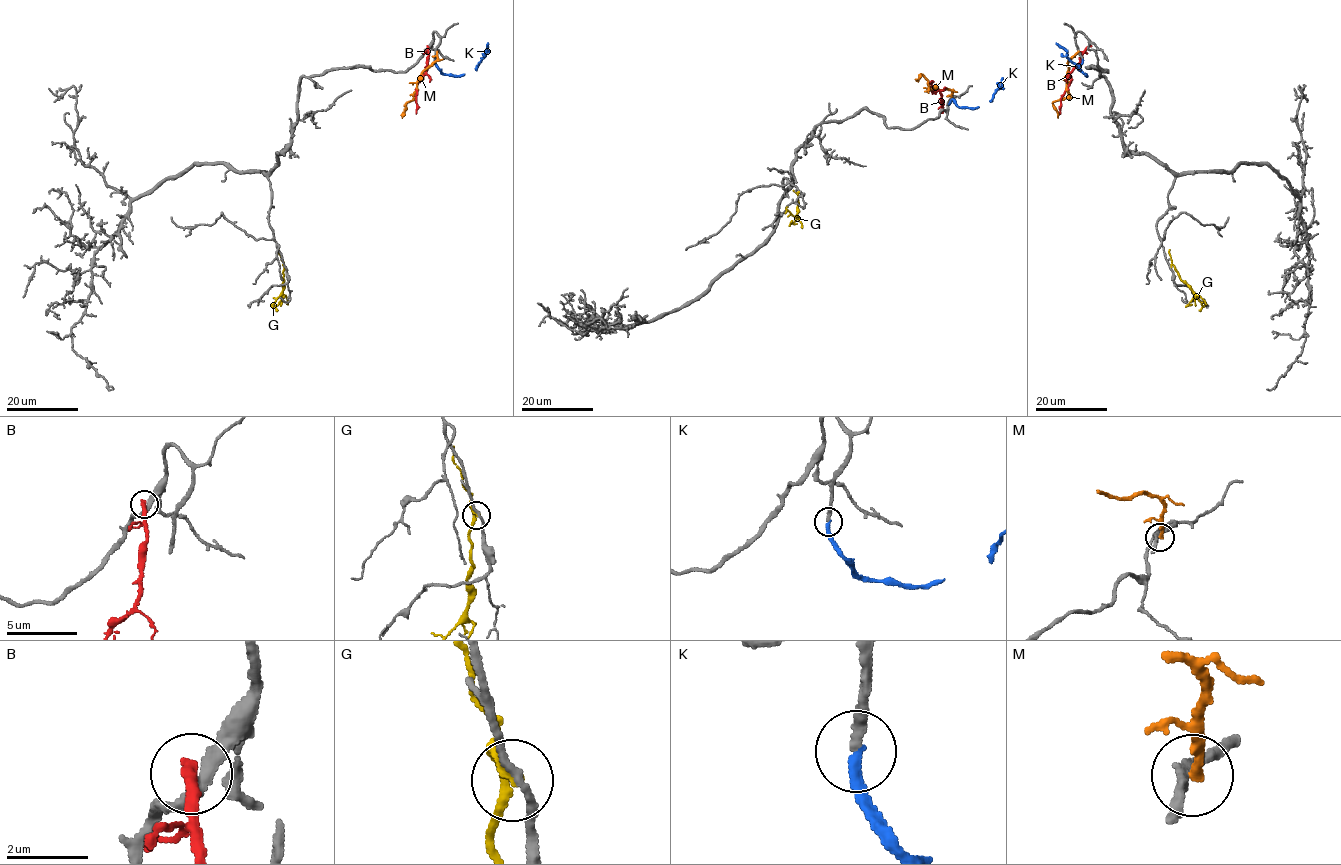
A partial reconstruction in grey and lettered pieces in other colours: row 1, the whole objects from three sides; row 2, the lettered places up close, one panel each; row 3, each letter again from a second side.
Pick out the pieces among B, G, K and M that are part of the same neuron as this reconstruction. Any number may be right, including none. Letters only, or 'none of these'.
K

